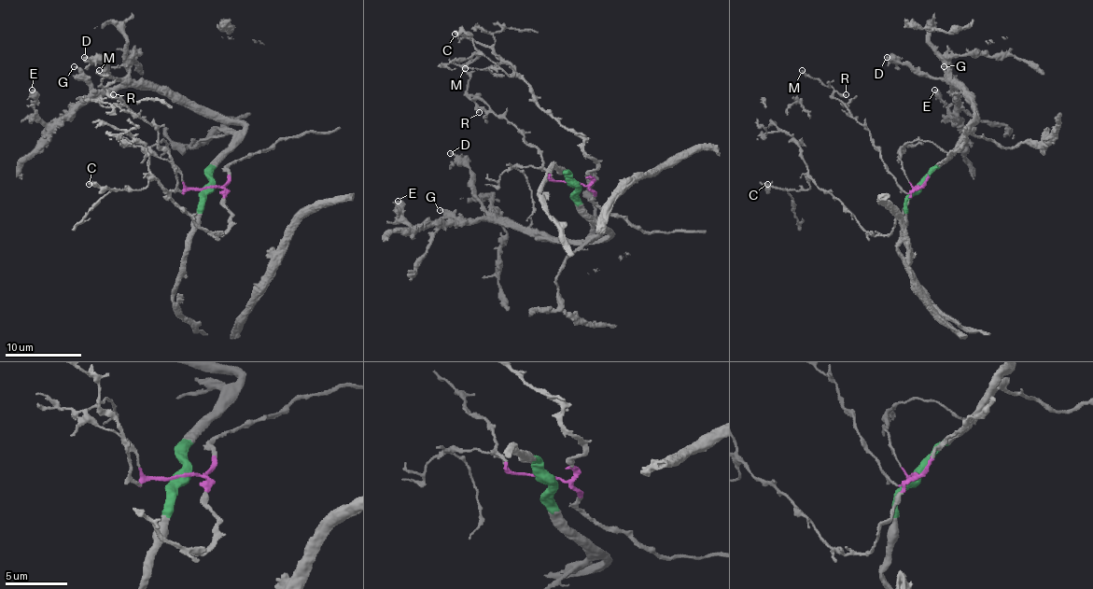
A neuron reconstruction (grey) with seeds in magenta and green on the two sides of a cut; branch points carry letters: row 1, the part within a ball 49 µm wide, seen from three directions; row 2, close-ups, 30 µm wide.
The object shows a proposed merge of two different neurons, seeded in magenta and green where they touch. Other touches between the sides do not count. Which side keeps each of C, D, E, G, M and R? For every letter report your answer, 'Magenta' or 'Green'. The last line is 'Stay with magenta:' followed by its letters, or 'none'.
C: Magenta
D: Green
E: Green
G: Green
M: Magenta
R: Magenta
Stay with magenta: C, M, R

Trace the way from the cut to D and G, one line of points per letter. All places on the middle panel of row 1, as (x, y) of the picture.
D: (574, 182), (576, 201), (609, 233), (604, 238), (551, 240), (498, 222), (478, 197), (469, 171), (451, 153)
G: (574, 182), (576, 201), (609, 233), (604, 238), (551, 240), (512, 222), (460, 220), (443, 209), (439, 211)

